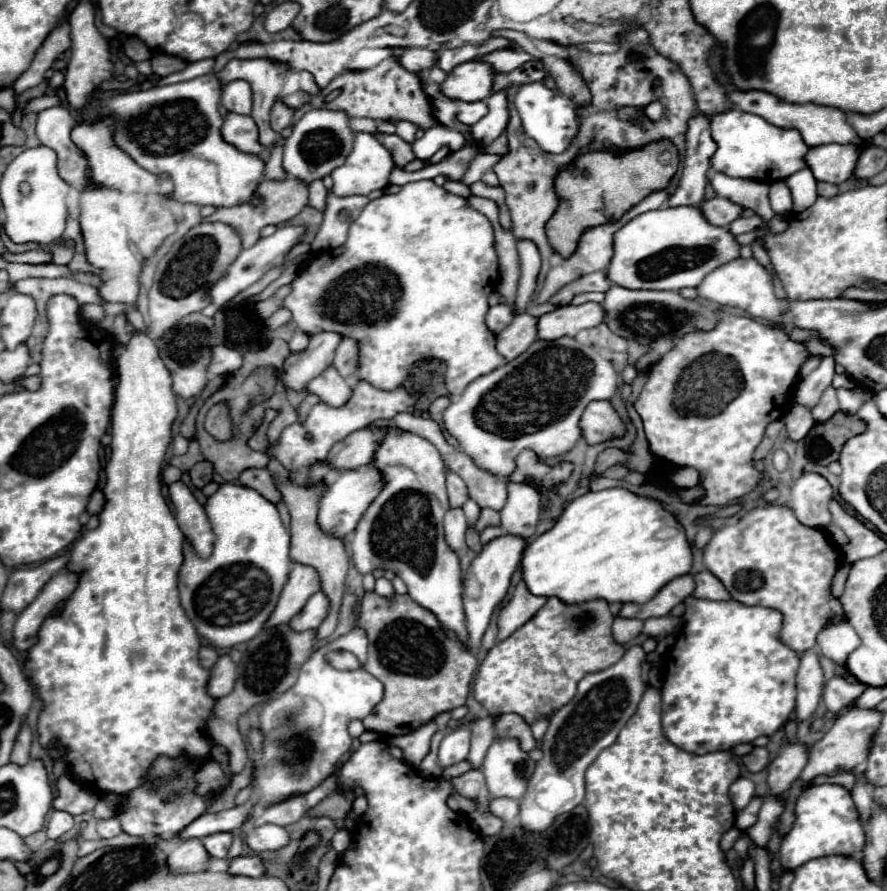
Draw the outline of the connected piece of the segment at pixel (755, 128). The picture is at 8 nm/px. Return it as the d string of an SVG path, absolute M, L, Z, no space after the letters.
M738 108L718 112L712 116L712 136L718 144L710 164L714 170L724 172L728 176L740 178L754 178L766 184L786 180L794 172L806 168L806 152L810 146L802 140L800 132L794 128L778 128L766 122L762 116L742 112Z

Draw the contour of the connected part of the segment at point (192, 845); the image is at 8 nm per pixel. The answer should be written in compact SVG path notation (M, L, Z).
M192 838L184 840L178 850L170 854L168 860L170 872L202 872L210 868L210 856L202 844L202 840Z

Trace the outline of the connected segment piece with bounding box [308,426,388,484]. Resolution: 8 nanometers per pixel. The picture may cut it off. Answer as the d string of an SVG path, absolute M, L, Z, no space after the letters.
M386 426L362 428L362 430L352 432L346 440L338 442L332 448L332 452L328 456L330 464L316 464L312 468L308 482L314 484L318 480L324 480L324 476L334 468L360 468L360 466L370 464L374 460L374 452L382 444L386 432L388 432Z

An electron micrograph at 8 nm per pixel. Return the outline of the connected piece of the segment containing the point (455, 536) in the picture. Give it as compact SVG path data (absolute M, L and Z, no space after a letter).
M450 508L444 518L444 532L446 532L446 542L450 548L462 548L466 546L464 534L466 534L466 518L462 508Z

